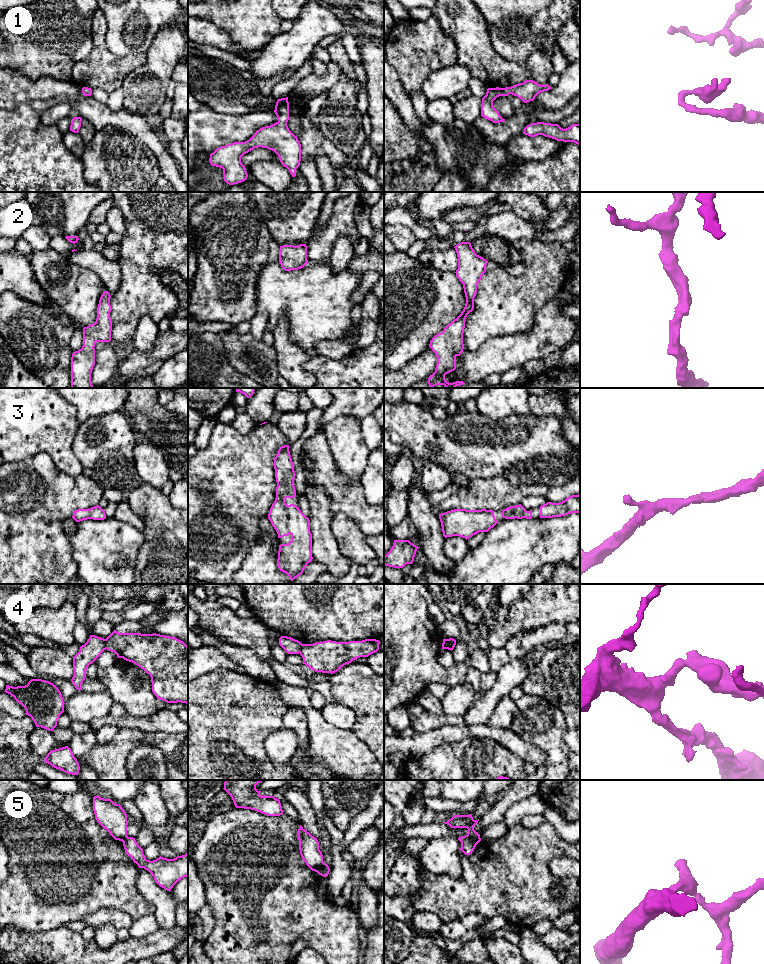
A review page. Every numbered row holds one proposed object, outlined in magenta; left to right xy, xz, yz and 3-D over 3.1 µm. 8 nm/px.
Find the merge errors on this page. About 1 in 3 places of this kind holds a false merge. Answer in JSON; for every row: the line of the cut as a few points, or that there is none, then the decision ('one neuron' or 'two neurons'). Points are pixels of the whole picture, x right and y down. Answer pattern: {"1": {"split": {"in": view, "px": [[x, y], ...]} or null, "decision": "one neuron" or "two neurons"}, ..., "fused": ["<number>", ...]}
{"1": {"split": null, "decision": "one neuron"}, "2": {"split": null, "decision": "one neuron"}, "3": {"split": null, "decision": "one neuron"}, "4": {"split": {"in": "xy", "px": [[104, 639], [106, 648]]}, "decision": "two neurons"}, "5": {"split": {"in": "yz", "px": [[479, 836], [465, 838], [461, 842]]}, "decision": "two neurons"}, "fused": ["4", "5"]}

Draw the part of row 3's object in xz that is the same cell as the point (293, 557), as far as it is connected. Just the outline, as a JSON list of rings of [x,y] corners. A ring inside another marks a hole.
[[[289,445],[279,448],[274,458],[274,469],[277,482],[276,498],[270,508],[268,519],[276,530],[278,538],[291,535],[288,544],[279,545],[277,565],[279,570],[286,573],[293,581],[302,575],[313,557],[309,518],[296,505],[285,503],[286,498],[296,497],[295,471]]]

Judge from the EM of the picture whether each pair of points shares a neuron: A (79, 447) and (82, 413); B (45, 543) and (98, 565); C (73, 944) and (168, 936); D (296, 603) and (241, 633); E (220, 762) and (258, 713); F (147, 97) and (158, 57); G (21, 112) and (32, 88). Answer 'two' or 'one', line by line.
A: two
B: two
C: one
D: two
E: one
F: one
G: two

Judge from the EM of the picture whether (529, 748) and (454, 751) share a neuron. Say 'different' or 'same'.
different

